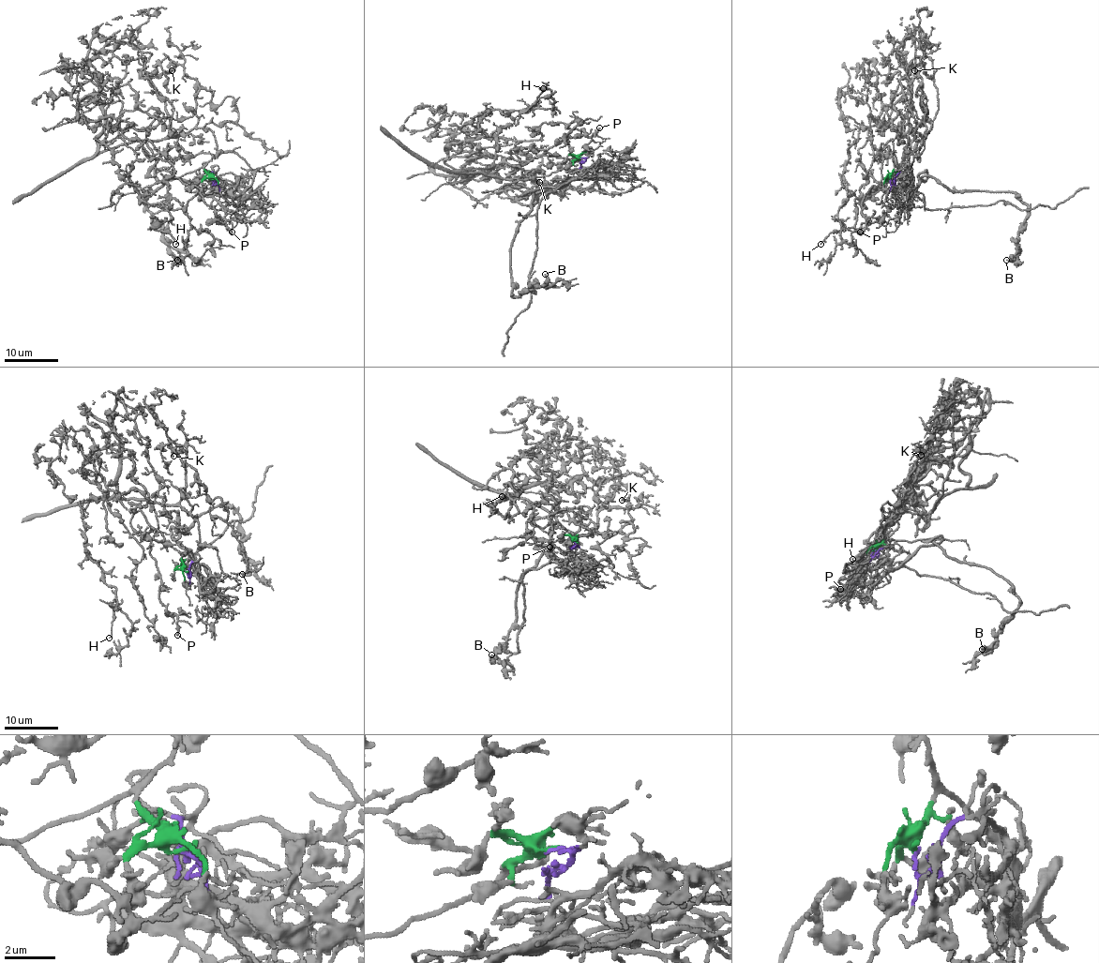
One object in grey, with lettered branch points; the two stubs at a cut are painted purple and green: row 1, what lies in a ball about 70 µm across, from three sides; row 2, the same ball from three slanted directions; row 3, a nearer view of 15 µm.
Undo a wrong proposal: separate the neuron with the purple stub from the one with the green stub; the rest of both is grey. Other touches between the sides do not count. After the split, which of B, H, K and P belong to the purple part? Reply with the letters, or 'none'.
B

